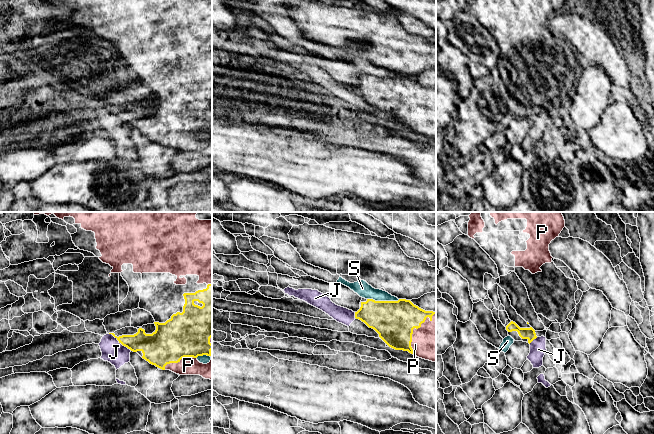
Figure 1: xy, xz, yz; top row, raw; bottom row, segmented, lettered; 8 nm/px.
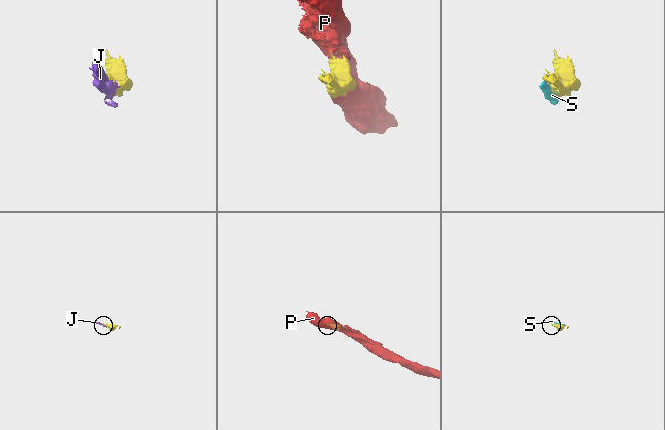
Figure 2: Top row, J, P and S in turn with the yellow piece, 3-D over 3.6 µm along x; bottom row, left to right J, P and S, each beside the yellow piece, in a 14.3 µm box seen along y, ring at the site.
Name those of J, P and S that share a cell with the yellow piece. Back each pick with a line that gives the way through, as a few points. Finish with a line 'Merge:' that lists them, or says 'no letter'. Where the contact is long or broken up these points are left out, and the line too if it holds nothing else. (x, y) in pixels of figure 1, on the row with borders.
Merge: P

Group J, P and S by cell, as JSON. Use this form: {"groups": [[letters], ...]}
{"groups": [["J"], ["P"], ["S"]]}

